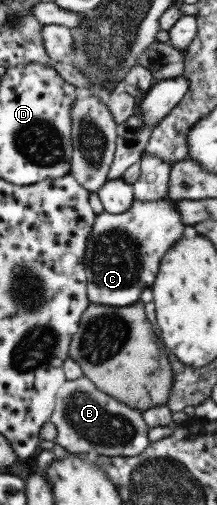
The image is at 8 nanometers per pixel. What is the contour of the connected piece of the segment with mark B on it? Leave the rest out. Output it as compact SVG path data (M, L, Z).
M85 377L65 380L55 395L55 406L49 415L49 421L55 426L55 443L58 443L69 454L99 454L107 457L133 457L139 455L149 442L147 441L148 425L143 421L142 413L119 404L115 399L98 391Z

